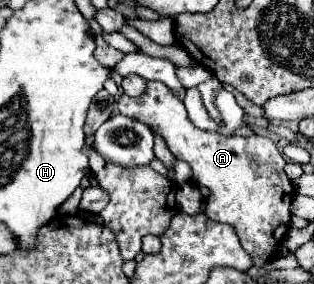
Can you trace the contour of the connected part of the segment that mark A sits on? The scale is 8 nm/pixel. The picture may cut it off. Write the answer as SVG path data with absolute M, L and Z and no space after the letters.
M147 81L147 89L139 97L129 97L127 93L119 95L117 109L119 113L149 125L155 135L165 139L169 151L179 161L189 163L193 183L211 191L205 215L213 221L231 225L245 251L251 251L255 265L261 267L269 263L271 245L281 241L287 233L287 219L291 219L291 201L295 197L293 183L283 171L287 161L279 153L277 143L259 135L227 137L217 131L197 129L191 123L183 101L161 81Z

